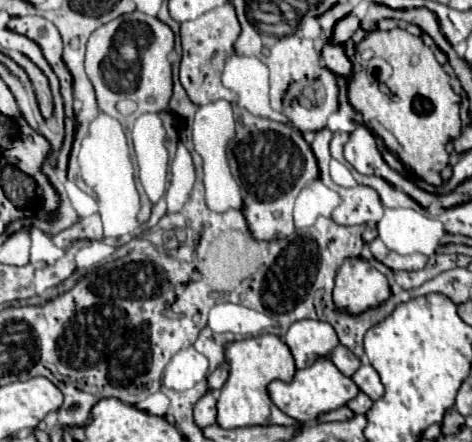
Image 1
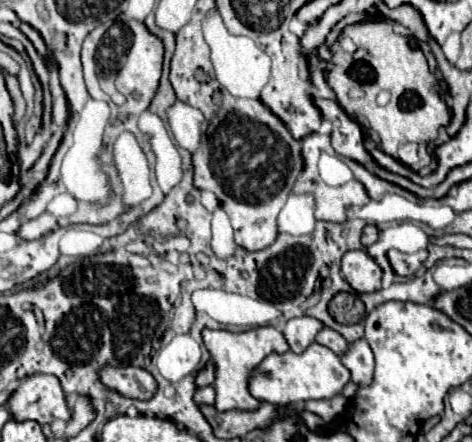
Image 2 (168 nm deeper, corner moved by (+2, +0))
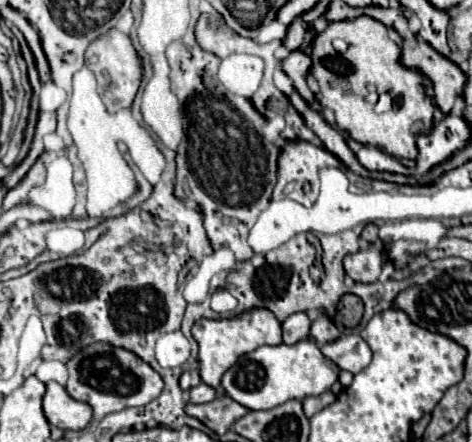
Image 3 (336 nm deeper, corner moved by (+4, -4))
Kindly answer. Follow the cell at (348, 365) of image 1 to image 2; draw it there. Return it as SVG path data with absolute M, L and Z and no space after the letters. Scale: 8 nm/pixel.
M323 328L323 330L317 334L315 342L321 344L321 346L327 346L327 348L333 350L337 356L341 356L341 352L345 352L345 348L349 348L347 340L345 340L339 332L335 332L335 330L331 330L331 328Z

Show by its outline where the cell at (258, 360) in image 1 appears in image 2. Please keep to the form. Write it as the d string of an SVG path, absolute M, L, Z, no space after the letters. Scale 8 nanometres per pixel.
M261 326L247 332L227 332L227 330L203 330L203 342L211 354L211 360L215 364L215 382L213 388L217 392L215 408L219 412L227 410L245 410L245 408L257 408L261 404L257 398L249 396L249 372L269 356L269 352L287 352L289 344L285 336L273 328L273 326Z

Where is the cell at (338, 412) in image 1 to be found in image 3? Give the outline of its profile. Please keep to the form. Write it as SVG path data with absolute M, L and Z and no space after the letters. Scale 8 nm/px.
M331 390L323 392L323 396L309 396L307 400L303 400L305 416L311 418L313 414L317 414L317 412L321 412L325 406L329 406L333 400L335 400L335 394L333 394Z

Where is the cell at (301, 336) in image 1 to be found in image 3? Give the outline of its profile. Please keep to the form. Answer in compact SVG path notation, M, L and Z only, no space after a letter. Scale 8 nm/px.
M295 312L283 322L283 342L295 344L299 340L305 340L309 336L311 320L305 312Z

